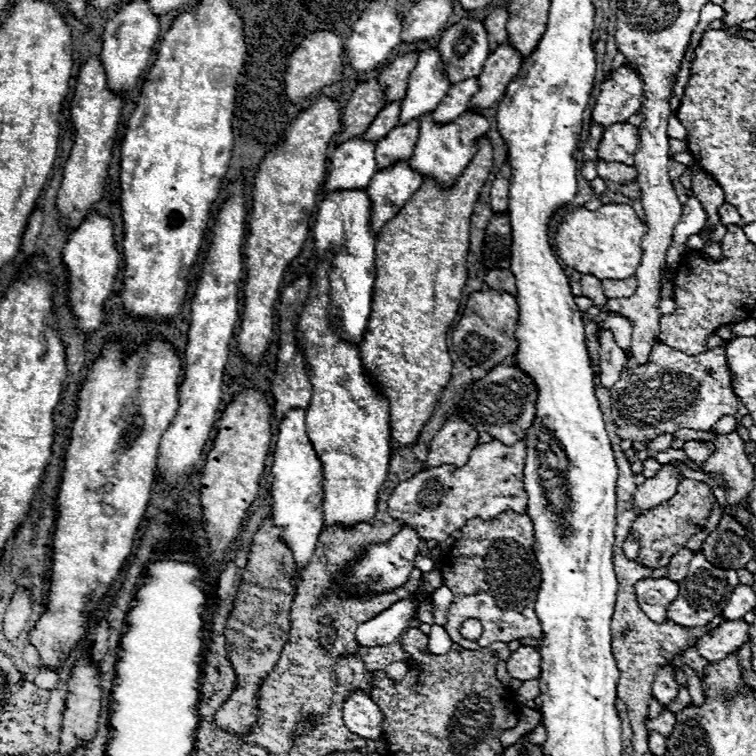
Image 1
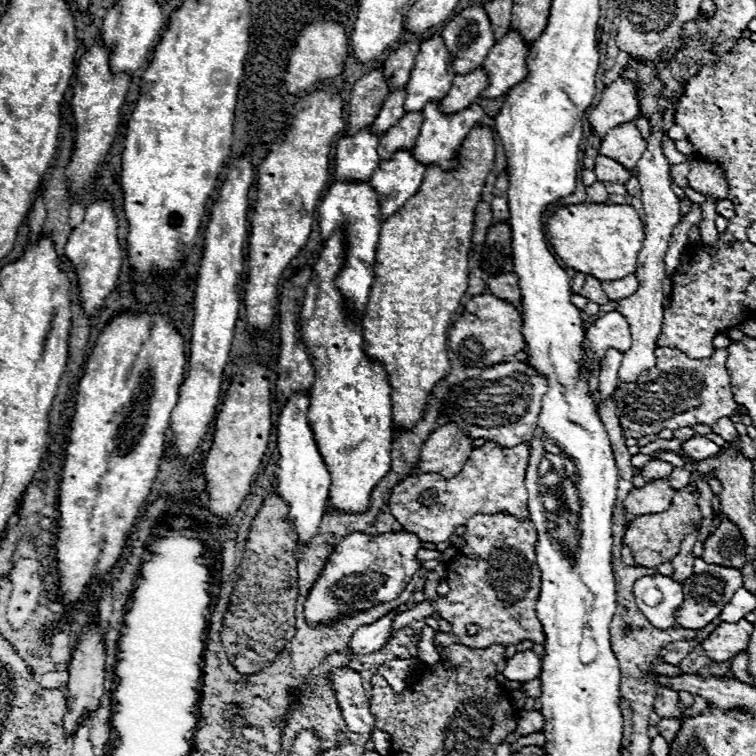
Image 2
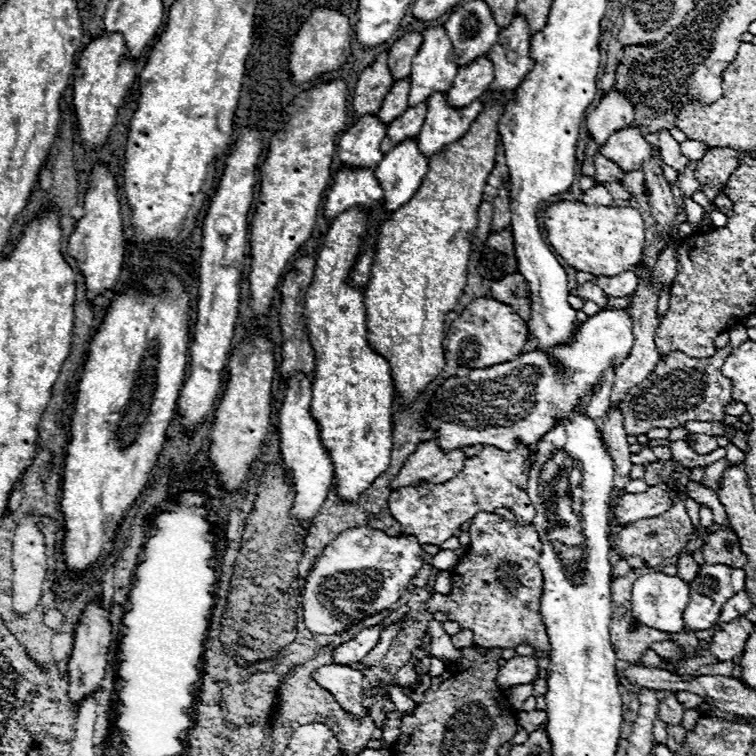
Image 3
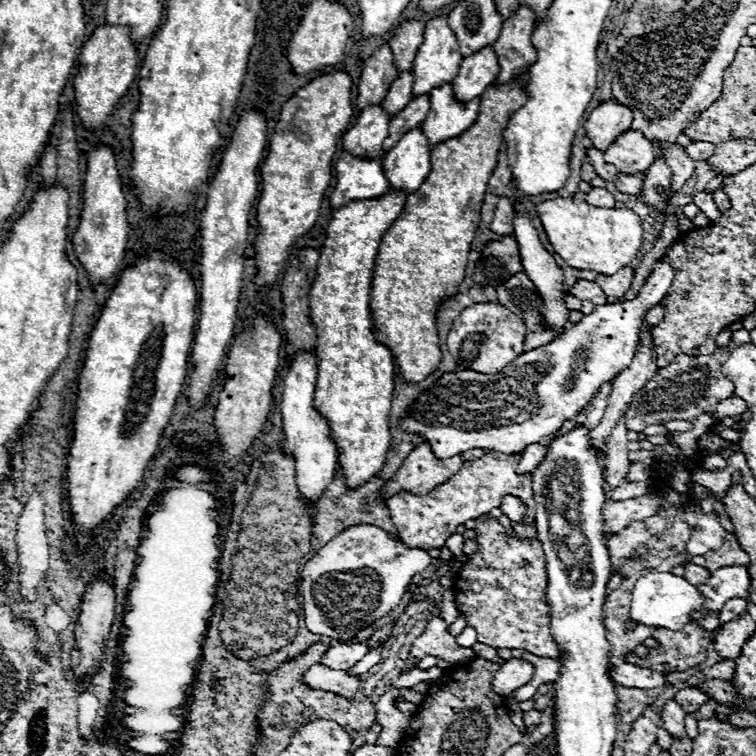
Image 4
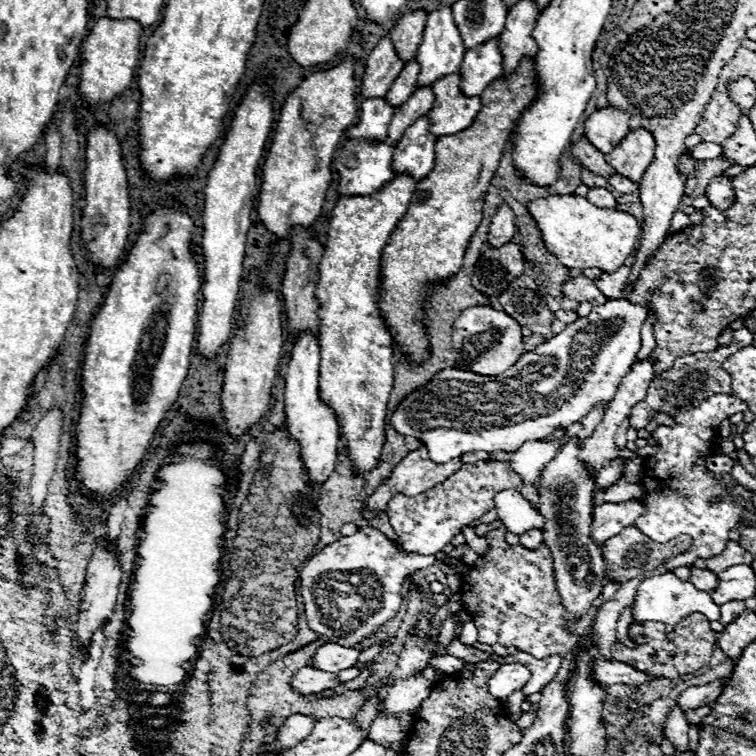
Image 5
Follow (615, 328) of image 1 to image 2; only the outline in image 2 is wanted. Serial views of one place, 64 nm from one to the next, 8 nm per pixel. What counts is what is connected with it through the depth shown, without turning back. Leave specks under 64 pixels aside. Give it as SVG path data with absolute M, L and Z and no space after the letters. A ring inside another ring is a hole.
M608 312L602 318L598 318L588 330L586 338L590 340L590 350L586 348L586 354L596 356L598 360L604 358L604 352L608 346L618 348L620 352L626 352L632 344L630 340L630 324L620 312Z

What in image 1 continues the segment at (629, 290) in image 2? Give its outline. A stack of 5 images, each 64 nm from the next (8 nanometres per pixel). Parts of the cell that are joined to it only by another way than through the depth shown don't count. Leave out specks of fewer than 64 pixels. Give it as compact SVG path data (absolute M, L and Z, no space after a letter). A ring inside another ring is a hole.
M626 278L626 280L602 280L604 296L606 298L628 298L636 292L636 278Z

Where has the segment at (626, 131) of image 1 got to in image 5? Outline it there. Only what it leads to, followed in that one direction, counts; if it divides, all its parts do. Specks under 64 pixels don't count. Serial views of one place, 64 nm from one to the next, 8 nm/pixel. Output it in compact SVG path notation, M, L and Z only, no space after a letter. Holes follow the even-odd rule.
M640 128L636 132L628 132L624 140L620 140L620 144L604 158L608 160L608 164L612 164L612 168L618 174L640 184L644 170L654 160L654 148L656 148L656 140L652 138L652 134Z

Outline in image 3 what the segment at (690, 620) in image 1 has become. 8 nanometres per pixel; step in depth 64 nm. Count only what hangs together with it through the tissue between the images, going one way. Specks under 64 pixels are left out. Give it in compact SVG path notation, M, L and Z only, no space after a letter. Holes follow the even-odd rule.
M700 564L700 576L692 580L692 600L688 600L688 608L684 610L684 628L712 628L726 600L744 590L744 582L746 574L742 568L728 568L724 564Z

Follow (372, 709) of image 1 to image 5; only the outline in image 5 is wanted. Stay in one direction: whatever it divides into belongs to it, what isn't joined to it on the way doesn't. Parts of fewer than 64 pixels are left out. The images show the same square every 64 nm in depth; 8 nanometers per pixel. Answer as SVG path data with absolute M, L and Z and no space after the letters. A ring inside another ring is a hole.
M302 668L294 678L292 686L302 694L314 694L314 690L334 690L336 686L344 684L332 672L320 672L318 668Z

